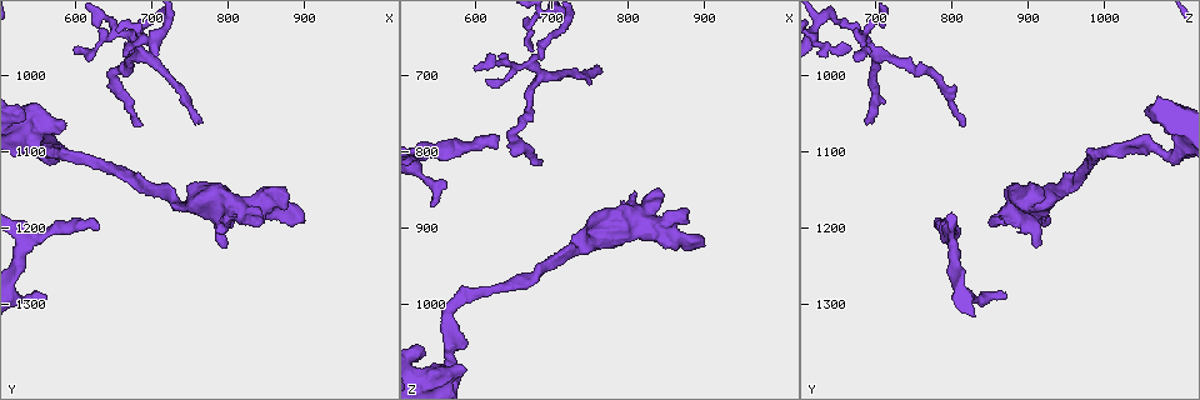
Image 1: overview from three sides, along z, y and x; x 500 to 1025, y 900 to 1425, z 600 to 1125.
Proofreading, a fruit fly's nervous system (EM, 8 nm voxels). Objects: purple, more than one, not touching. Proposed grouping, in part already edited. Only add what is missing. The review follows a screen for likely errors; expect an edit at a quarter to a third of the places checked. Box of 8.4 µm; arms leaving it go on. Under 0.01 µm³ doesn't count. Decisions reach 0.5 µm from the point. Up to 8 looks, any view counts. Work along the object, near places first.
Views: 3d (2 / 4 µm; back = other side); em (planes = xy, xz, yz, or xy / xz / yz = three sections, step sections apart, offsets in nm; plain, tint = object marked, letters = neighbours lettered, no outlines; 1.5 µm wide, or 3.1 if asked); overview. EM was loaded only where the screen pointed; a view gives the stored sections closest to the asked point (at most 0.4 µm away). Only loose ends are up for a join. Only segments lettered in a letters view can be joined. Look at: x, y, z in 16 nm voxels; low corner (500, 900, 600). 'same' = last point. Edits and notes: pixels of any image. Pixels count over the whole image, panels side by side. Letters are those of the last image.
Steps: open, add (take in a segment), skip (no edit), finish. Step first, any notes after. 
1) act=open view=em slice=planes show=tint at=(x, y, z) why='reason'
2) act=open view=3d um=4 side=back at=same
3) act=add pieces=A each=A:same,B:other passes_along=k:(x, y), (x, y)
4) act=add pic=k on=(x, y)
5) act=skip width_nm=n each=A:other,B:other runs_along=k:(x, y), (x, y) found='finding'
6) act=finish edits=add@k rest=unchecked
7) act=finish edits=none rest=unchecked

act=open view=3d um=4 at=(595, 965, 690)

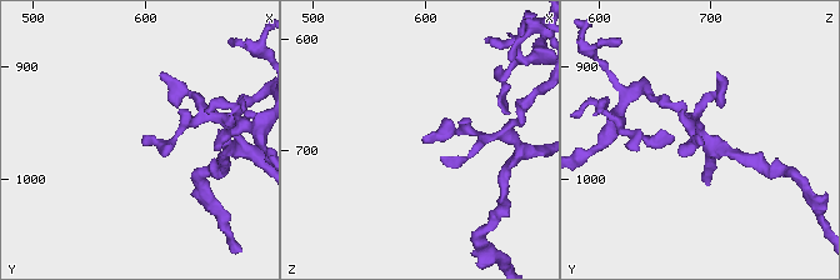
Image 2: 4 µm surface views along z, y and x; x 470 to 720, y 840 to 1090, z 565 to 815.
act=open view=em slice=planes show=tint at=(598, 966, 692)

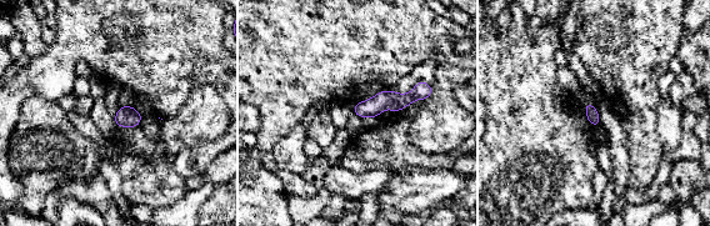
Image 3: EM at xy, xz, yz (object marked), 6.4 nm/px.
act=open view=em slice=planes show=letters at=same why='what lies round it'

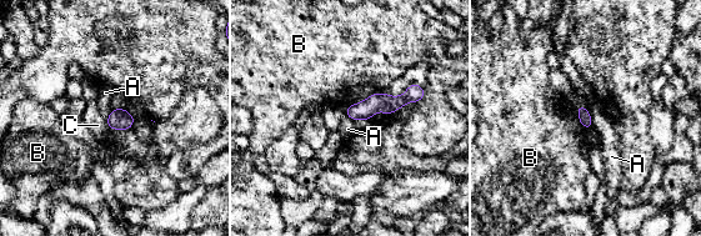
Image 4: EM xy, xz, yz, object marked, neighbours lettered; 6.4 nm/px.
act=skip longest_contact=B:260nm each=A:other,B:other,C:other runs_along=4:(420, 91), (349, 111) found='no lettered segment goes on from it'

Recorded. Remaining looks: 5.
act=open view=3d um=4 at=(630, 1200, 780) why='free end'

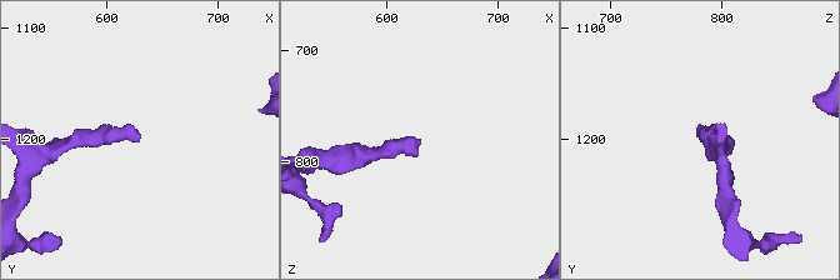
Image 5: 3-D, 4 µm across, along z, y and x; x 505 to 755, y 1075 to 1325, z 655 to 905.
act=open view=em slice=planes show=tint at=(628, 1200, 784) why='shape alone is not enough'

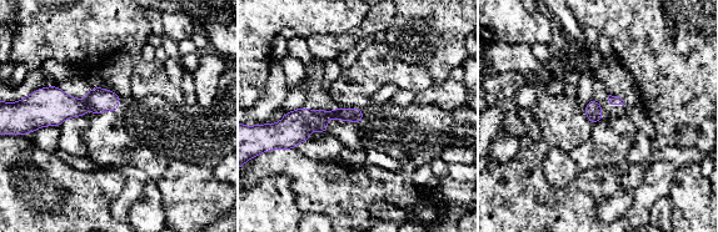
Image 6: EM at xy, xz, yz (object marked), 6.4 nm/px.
act=open view=em slice=planes show=letters at=same why='see the neighbours'

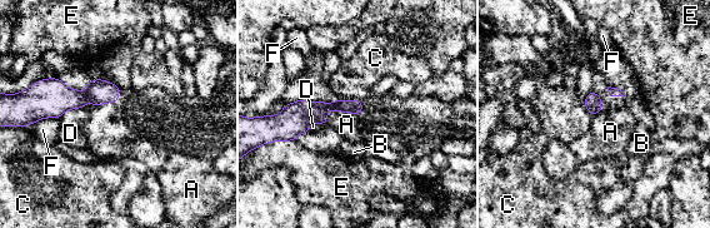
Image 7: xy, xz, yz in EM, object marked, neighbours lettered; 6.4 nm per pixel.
act=skip longest_contact=A:220nm each=A:other,B:other,C:other,D:other,E:other,F:other runs_along=7:(359, 103), (283, 117) found='no lettered segment goes on from it'

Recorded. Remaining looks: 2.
act=open view=em slice=yz step=4 show=letters at=(680, 1070, 810) why='branch stops here'

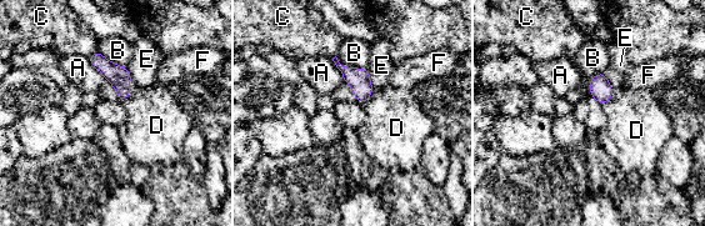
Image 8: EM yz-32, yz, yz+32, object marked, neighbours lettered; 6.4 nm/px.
act=open view=em slice=planes show=letters at=same

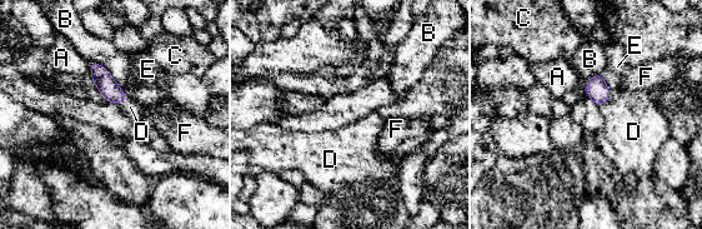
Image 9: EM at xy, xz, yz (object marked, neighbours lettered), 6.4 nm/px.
act=add pieces=D each=A:other,B:other,C:other,D:same,E:other,F:other passes_along=9:(597, 90), (607, 99), (633, 128) found='it goes on there'

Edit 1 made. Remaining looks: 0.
act=finish edits=add@9 rest=unchecked

